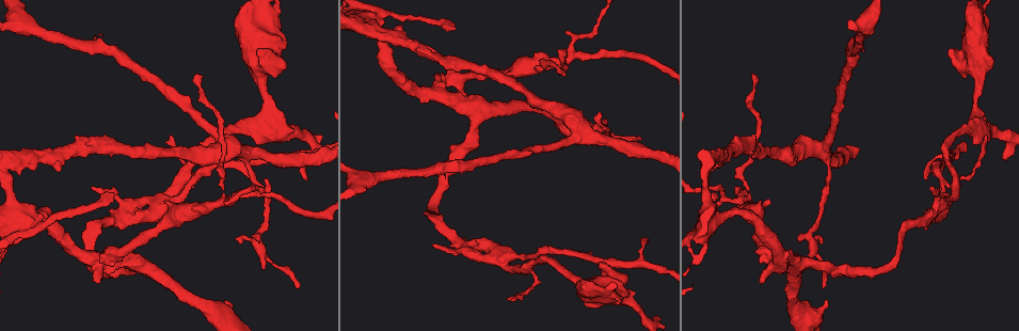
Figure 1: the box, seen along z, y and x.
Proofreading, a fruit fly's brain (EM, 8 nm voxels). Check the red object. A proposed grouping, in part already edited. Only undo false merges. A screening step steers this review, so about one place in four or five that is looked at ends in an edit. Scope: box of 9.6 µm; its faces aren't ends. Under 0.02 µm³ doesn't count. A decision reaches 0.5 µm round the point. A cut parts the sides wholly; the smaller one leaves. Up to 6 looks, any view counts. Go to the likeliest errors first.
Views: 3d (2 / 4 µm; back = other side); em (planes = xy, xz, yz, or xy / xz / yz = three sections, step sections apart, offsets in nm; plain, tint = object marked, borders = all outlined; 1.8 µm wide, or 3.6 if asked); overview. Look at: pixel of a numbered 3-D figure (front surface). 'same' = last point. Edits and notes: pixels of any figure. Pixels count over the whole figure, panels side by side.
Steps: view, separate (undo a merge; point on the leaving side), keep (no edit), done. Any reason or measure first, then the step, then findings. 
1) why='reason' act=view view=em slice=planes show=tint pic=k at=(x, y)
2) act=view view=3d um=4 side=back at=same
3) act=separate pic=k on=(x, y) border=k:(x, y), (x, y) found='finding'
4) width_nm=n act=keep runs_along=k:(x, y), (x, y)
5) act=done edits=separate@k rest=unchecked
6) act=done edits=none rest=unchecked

why='looks like a crossing' act=view view=em um=3.6 slice=planes show=tint pic=1 at=(263, 116)

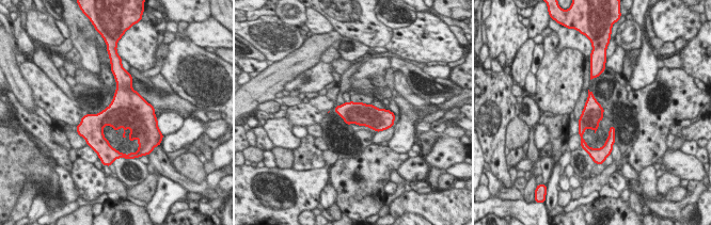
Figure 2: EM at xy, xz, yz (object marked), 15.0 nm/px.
act=keep found='continuous, no second neuron'

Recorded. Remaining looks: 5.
why='four-way junction' act=view view=em slice=xz step=16 show=tint pic=1 at=(748, 200)

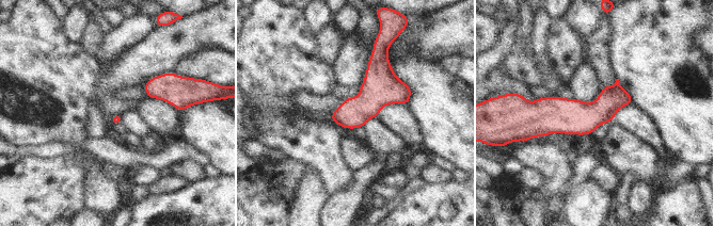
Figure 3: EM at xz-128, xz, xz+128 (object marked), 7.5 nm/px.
act=keep runs_along=3:(630, 100), (600, 111), (533, 110) found='all the same neuron'

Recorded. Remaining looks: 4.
why='arms run side by side' act=view view=3d um=4 pic=1 at=(574, 126)

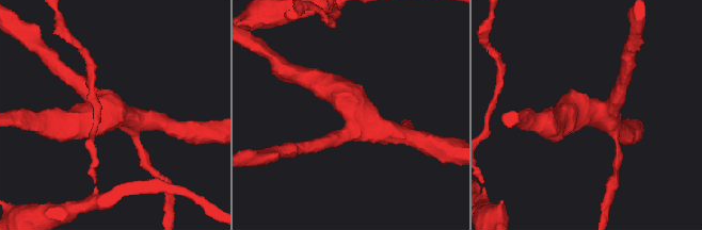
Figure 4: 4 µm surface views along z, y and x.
arms=4 act=view view=em um=3.6 slice=yz step=4 show=tint pic=4 at=(591, 110)

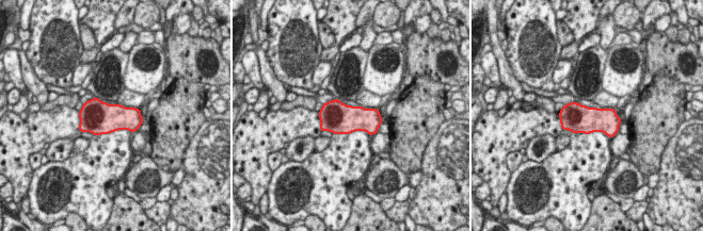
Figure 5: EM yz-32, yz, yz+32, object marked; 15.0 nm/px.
act=keep found='all the same neuron'

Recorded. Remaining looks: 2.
act=done edits=none rest=unchecked

